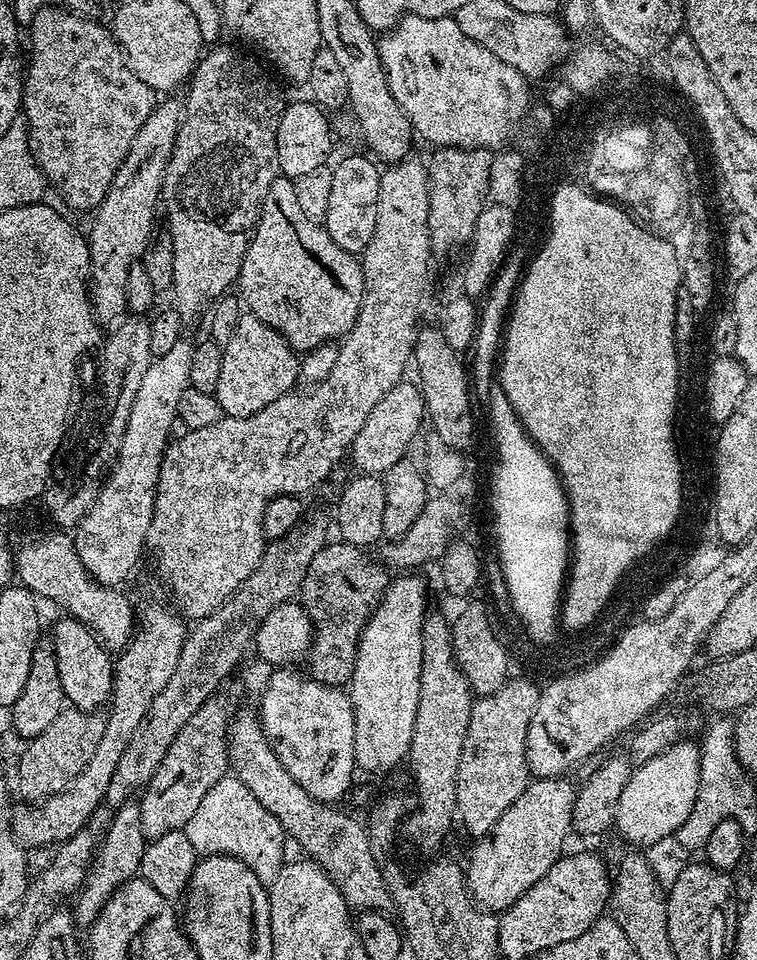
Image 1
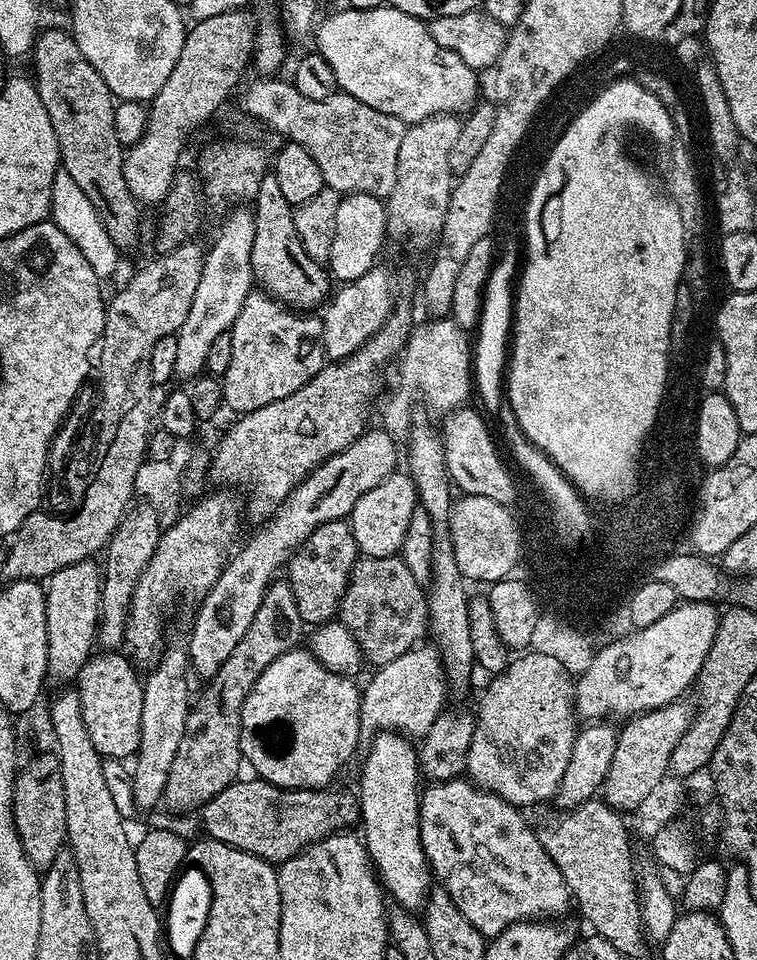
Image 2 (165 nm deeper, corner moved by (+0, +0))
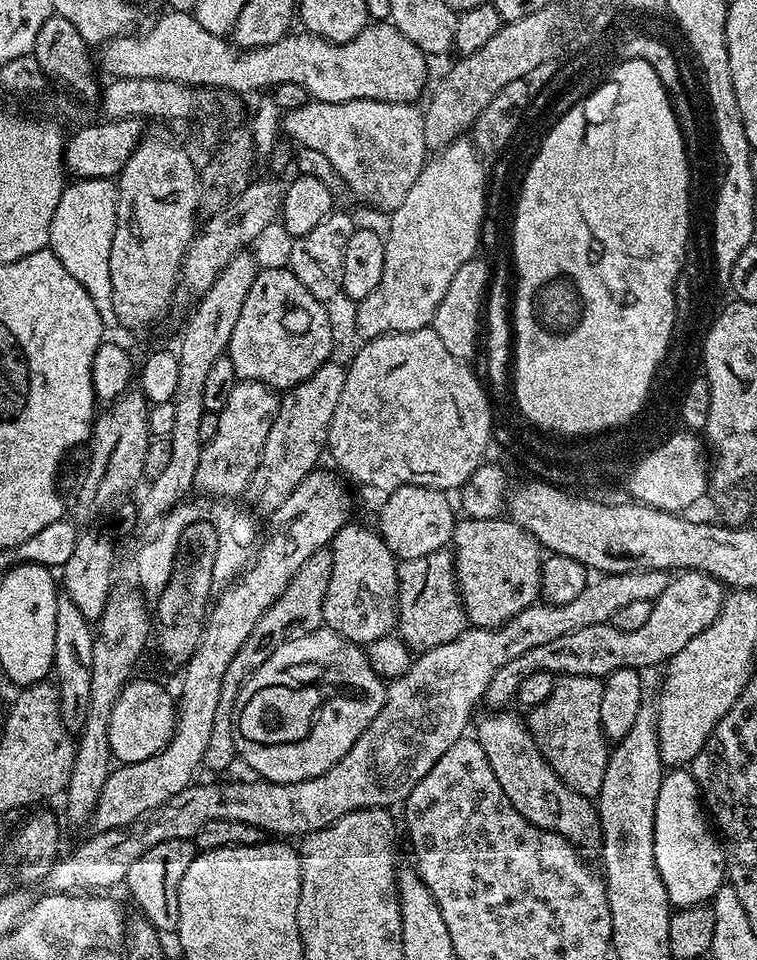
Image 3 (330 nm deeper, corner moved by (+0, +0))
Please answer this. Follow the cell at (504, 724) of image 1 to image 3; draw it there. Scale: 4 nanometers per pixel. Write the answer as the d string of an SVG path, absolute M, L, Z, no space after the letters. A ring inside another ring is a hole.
M561 675L555 681L550 694L527 713L526 723L532 731L536 745L548 765L562 778L571 792L595 798L602 790L602 777L606 774L606 762L610 741L602 730L603 679L590 676Z

